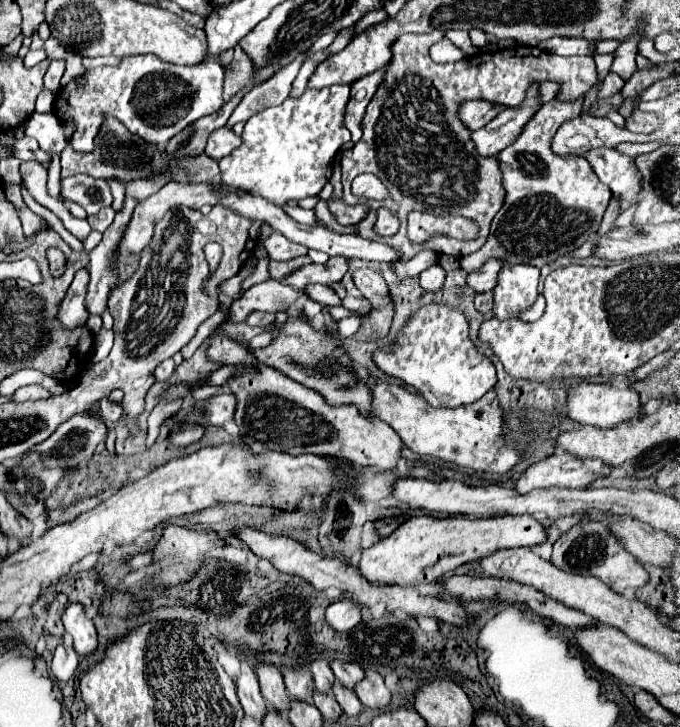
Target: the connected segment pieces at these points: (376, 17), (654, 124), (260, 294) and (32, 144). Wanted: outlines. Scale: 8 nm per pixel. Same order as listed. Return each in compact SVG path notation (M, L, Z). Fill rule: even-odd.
M381 8L381 10L373 10L373 12L367 12L359 22L357 22L357 34L359 32L363 32L365 28L369 28L371 24L377 24L377 22L381 22L381 20L385 20L387 18L387 12Z
M639 94L633 98L633 104L635 104L635 108L633 108L631 116L625 118L625 128L631 130L631 132L641 132L641 134L651 134L651 132L655 132L655 130L661 126L661 118L659 118L657 114L653 114L653 112L641 112L641 110L637 108L637 104L639 104Z
M265 280L261 284L251 286L243 294L243 298L239 298L237 302L231 304L231 316L229 316L227 324L245 322L245 316L255 310L265 310L265 312L273 312L273 314L279 310L287 310L303 296L305 296L303 292L299 292L291 286L287 288L277 280Z
M21 138L13 144L13 154L19 156L19 160L43 160L45 166L49 166L49 154L45 154L35 138Z

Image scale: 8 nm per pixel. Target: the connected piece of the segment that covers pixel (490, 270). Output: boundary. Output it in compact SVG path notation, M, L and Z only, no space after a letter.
M491 258L487 260L479 270L471 272L467 278L467 284L475 290L475 292L489 292L497 286L497 274L503 268L503 260L501 258Z

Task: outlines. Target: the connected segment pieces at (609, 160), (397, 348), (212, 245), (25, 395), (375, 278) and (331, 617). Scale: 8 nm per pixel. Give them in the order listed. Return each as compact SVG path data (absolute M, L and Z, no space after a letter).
M595 148L583 152L581 158L589 162L597 178L607 184L615 198L619 198L619 210L625 212L641 202L643 186L641 174L631 156L617 152L615 148Z
M431 302L421 306L397 332L393 344L373 350L371 356L381 372L413 386L435 408L473 404L497 382L493 362L481 354L469 338L469 322L465 314L447 304Z
M209 242L209 244L205 246L205 256L207 256L207 262L209 262L211 274L217 270L217 266L219 266L219 262L221 262L221 254L223 254L223 250L221 250L221 246L219 246L217 242Z
M33 386L33 388L19 388L19 390L13 394L13 400L15 400L15 402L39 400L39 398L45 398L45 390L43 390L41 386Z
M359 268L353 272L353 282L355 286L359 288L359 292L371 300L373 306L387 306L391 302L391 296L389 296L389 290L387 290L387 284L385 280L371 268Z
M337 600L327 608L325 618L337 632L345 632L361 622L361 606L353 600Z

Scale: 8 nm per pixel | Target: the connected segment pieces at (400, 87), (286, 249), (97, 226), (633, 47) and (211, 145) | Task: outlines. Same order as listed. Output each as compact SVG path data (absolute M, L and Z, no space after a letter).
M431 32L431 34L421 34L421 38L399 38L393 44L393 58L389 62L387 76L383 84L379 86L379 92L367 106L365 118L361 122L363 136L355 144L353 150L345 152L341 158L341 184L343 184L343 200L347 204L357 204L353 196L349 196L351 190L351 180L359 176L361 172L373 172L377 174L383 184L389 190L389 198L379 202L377 206L387 206L389 210L399 214L401 228L395 236L375 236L373 222L367 218L365 222L359 224L361 236L367 236L371 240L379 240L385 244L391 244L393 248L399 248L403 252L403 262L411 260L419 250L425 246L413 244L407 238L407 214L411 210L427 210L437 216L465 216L471 218L477 226L477 238L473 240L445 240L445 246L439 246L437 252L441 254L459 254L467 256L475 250L479 250L489 236L489 224L495 216L495 212L503 206L503 190L501 190L501 172L499 172L499 162L497 160L481 160L481 156L475 152L475 144L471 144L471 132L463 128L457 120L457 108L463 100L489 100L489 102L501 102L505 106L519 106L525 100L525 94L531 84L539 80L551 80L559 82L561 88L557 92L557 98L563 102L575 102L583 94L589 92L589 88L597 82L597 70L595 62L589 56L553 56L551 52L545 52L541 48L527 48L527 46L517 46L517 48L507 48L507 50L497 50L497 52L481 52L475 56L467 56L459 62L447 62L447 64L435 64L429 58L429 46L437 40L441 40L443 32Z
M273 232L267 240L262 242L262 245L267 248L269 258L273 260L291 260L297 256L307 256L307 248L287 240L281 232Z
M111 207L102 208L98 214L87 218L93 230L103 233L113 222L115 217L115 210Z
M631 36L631 40L623 40L615 52L615 62L613 62L611 70L617 72L623 80L629 80L631 74L637 70L635 56L637 56L637 44L641 38L643 36Z
M223 126L223 128L217 128L217 130L211 132L209 142L207 142L207 148L205 148L205 154L211 156L211 158L215 158L215 160L221 160L231 150L235 150L239 144L243 144L241 136L235 134L233 128Z

